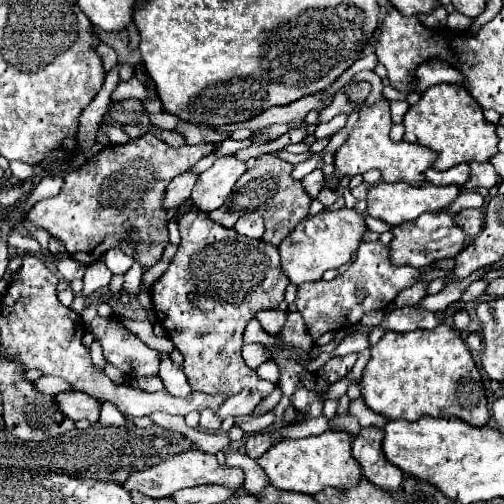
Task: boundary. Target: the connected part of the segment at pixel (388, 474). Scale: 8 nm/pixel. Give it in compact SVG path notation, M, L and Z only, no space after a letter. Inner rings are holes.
M366 426L352 442L352 456L360 462L362 474L368 482L378 486L380 490L394 492L402 484L402 470L394 464L386 462L382 454L382 428L374 430L374 426Z

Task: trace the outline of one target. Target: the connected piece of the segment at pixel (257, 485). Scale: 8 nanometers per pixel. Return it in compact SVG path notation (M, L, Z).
M230 452L228 458L226 458L226 464L228 466L238 466L238 468L244 470L244 474L246 474L246 490L250 494L254 494L254 496L262 494L262 490L266 490L266 486L270 484L268 476L260 468L260 464L256 464L256 460L248 458L246 454Z

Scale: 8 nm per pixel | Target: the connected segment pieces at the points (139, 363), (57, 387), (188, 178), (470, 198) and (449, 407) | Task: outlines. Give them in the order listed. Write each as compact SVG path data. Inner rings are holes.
M96 316L86 328L102 346L104 358L124 374L158 376L160 354L148 348L138 336L130 334L112 318Z
M42 376L42 378L34 380L34 388L42 394L58 394L62 390L70 390L70 386L66 382L62 382L60 378L54 378L54 376Z
M186 172L186 174L176 176L176 178L168 184L166 194L164 194L164 200L162 200L162 204L166 206L166 210L168 210L168 208L176 208L178 204L182 204L184 200L190 198L190 192L192 192L192 188L194 188L196 178L198 178L196 174Z
M462 191L458 198L450 206L444 208L443 211L457 214L468 208L482 208L482 204L484 204L484 196L480 192Z
M440 324L434 330L414 330L414 332L388 332L380 338L376 346L372 346L372 358L362 372L364 386L364 402L376 414L382 414L386 420L404 418L408 422L416 422L422 416L456 416L458 420L470 426L486 426L490 418L486 390L480 378L480 372L472 360L472 354L462 340L460 332L456 332L448 324Z

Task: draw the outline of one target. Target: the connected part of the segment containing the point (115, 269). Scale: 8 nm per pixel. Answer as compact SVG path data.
M112 248L104 255L106 266L113 274L124 274L133 265L134 260L125 256L120 248Z

